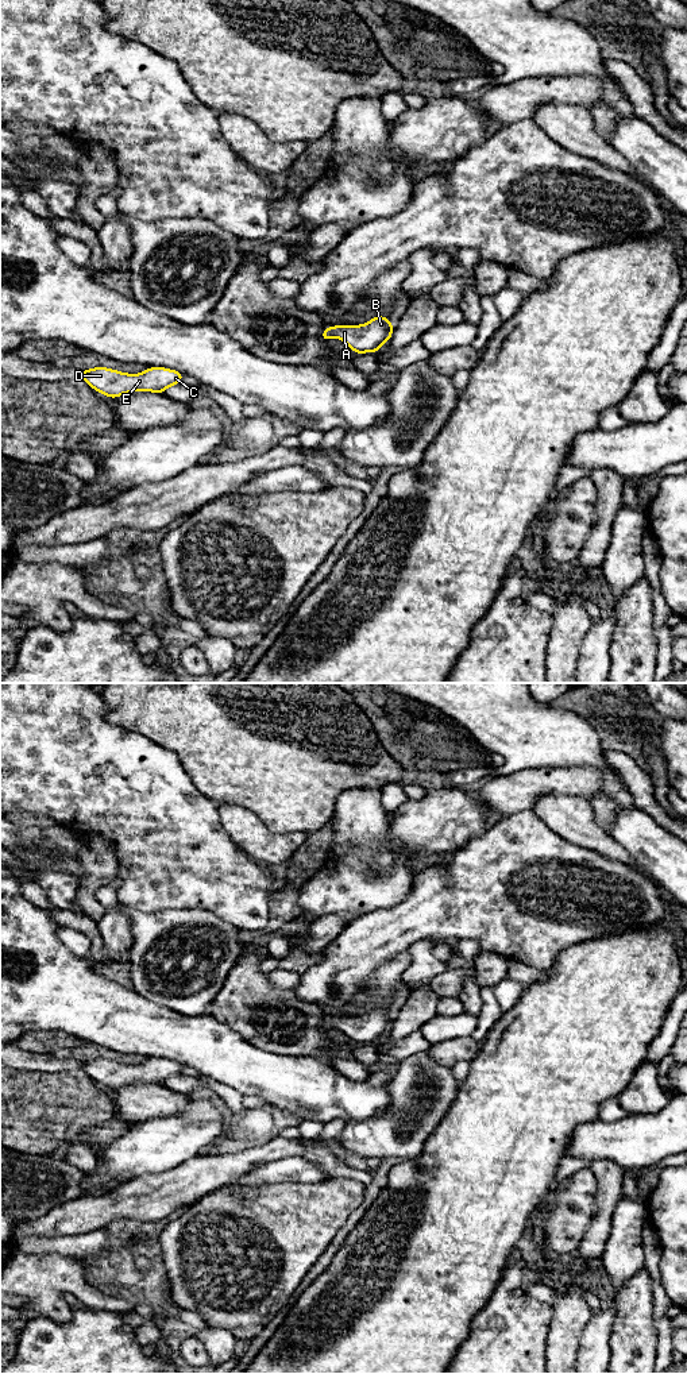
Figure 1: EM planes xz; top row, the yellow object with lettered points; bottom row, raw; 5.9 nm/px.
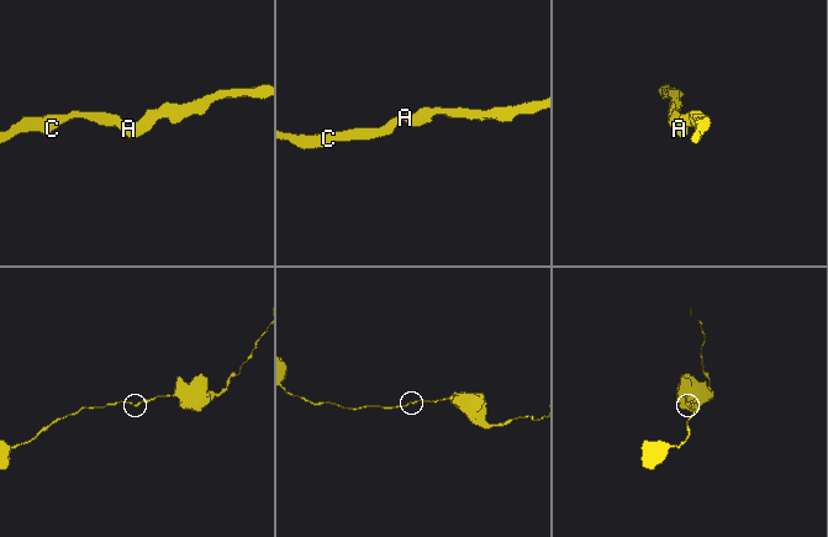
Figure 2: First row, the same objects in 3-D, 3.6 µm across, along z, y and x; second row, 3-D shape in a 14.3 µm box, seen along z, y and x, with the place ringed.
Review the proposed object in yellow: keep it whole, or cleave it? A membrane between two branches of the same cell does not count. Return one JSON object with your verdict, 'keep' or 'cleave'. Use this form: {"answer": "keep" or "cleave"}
{"answer": "keep"}

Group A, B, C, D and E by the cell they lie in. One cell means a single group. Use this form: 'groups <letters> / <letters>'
groups A B C D E

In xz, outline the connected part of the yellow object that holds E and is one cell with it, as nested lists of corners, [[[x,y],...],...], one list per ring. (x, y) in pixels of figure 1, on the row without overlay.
[[[93,1058],[81,1062],[80,1070],[85,1072],[93,1081],[115,1091],[134,1082],[163,1085],[167,1078],[181,1074],[184,1066],[167,1058],[147,1058],[146,1062],[138,1065]]]

